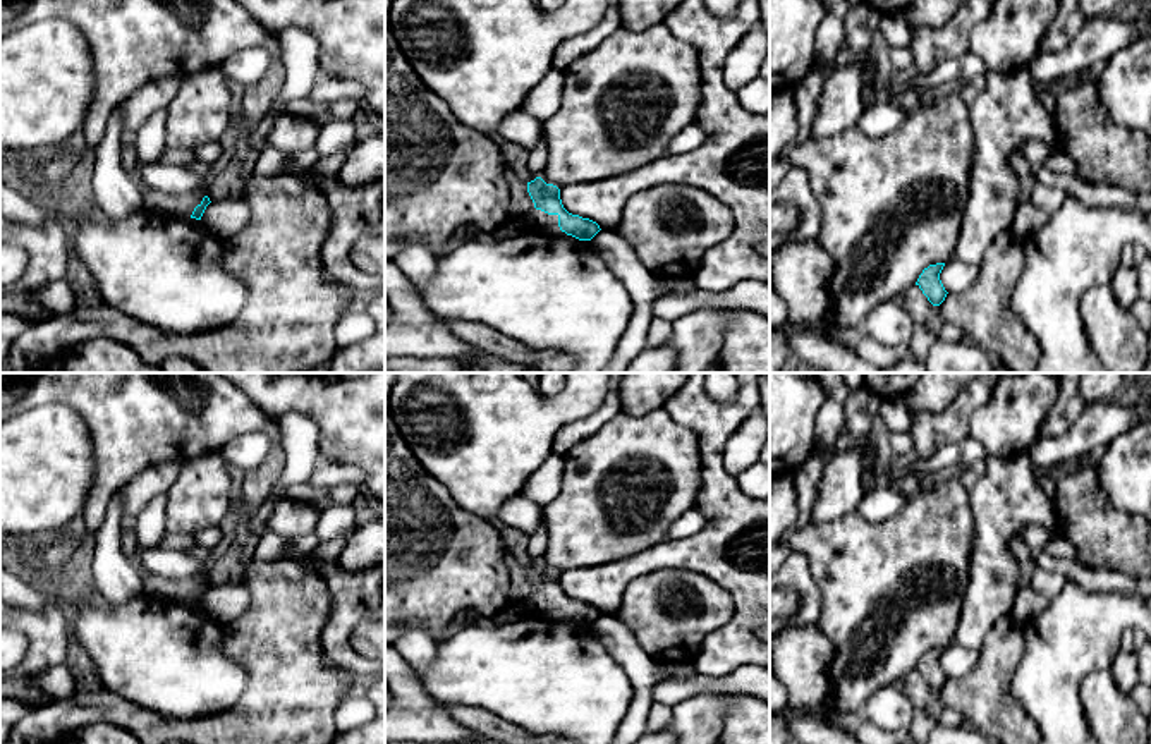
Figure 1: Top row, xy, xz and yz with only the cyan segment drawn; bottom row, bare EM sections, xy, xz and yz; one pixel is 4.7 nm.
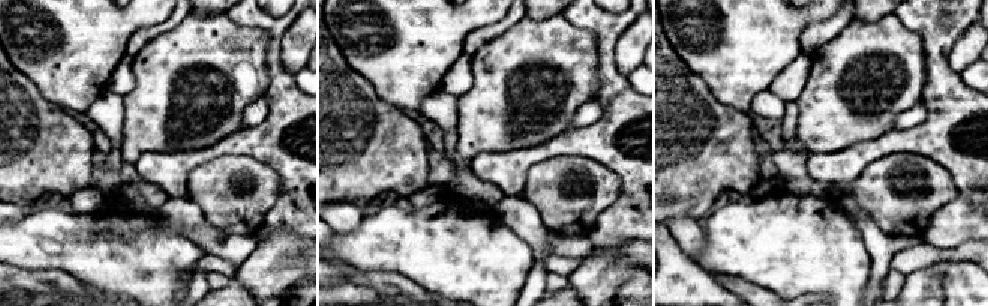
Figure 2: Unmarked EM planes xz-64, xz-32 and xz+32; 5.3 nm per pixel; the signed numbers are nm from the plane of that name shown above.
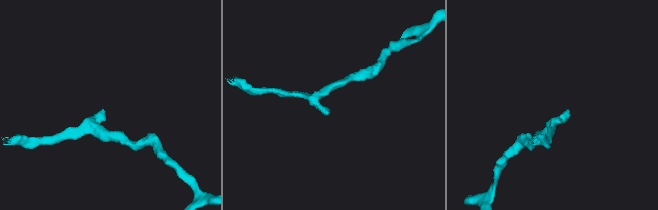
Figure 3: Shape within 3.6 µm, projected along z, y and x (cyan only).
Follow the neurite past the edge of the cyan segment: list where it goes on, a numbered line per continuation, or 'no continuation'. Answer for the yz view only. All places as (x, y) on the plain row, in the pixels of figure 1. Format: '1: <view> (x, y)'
no continuation

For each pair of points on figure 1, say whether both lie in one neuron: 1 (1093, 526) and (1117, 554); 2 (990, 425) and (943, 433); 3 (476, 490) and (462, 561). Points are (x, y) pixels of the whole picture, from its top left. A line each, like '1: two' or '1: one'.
1: one
2: two
3: two

